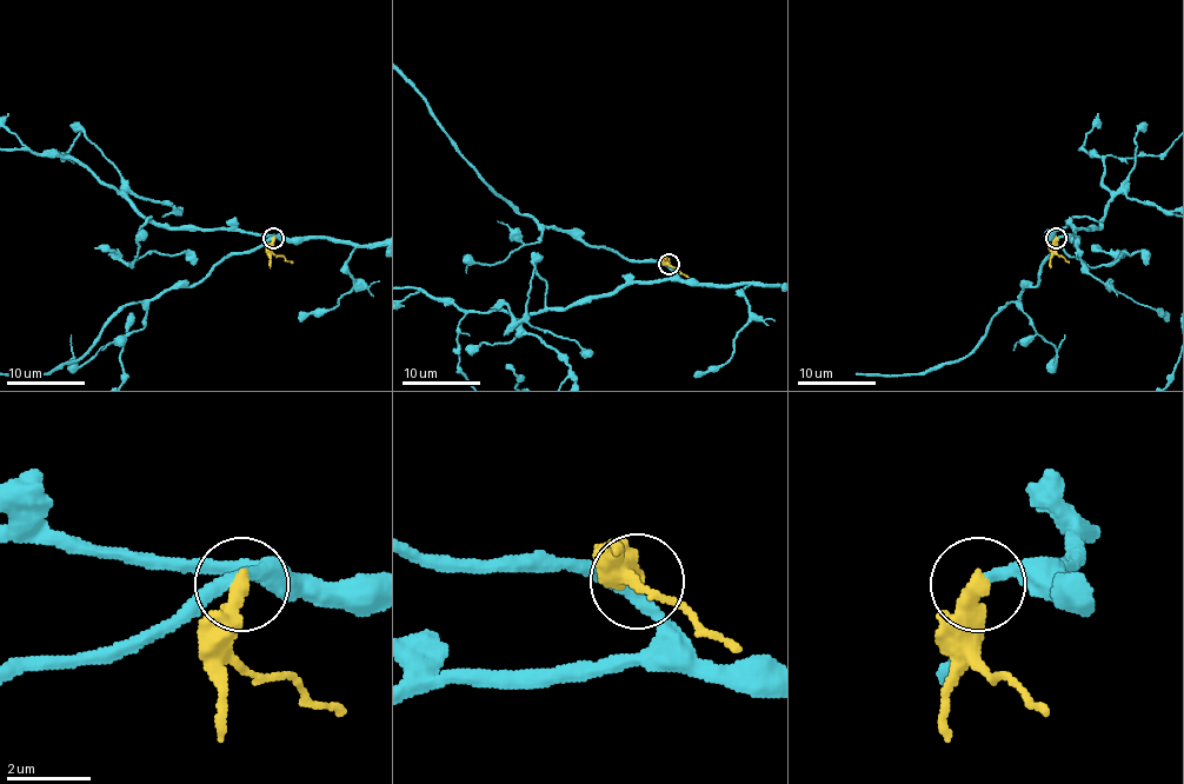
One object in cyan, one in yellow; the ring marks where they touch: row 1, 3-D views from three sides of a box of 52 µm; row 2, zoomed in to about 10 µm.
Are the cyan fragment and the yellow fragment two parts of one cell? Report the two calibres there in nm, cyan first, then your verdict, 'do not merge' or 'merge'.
320 nm thick on the cyan side, 440 nm on the other; do not merge

